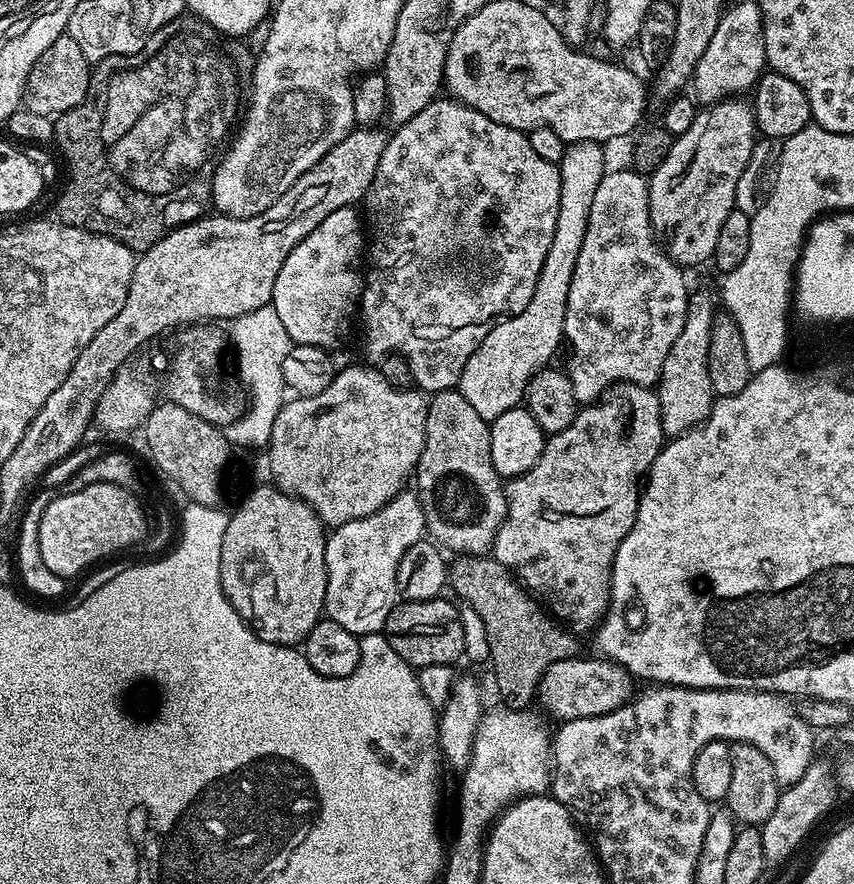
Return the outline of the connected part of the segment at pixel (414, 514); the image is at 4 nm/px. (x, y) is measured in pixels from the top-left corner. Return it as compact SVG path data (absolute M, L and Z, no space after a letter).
M405 490L374 514L370 514L366 518L358 518L354 522L335 525L333 532L336 533L333 536L331 533L324 542L326 570L328 571L326 598L324 599L324 611L327 619L338 622L338 626L350 630L350 634L359 637L369 636L375 632L383 633L392 609L398 603L396 591L398 562L402 562L402 554L406 554L406 550L410 550L410 546L414 546L426 536L424 511L420 505L420 499L416 497L415 491Z

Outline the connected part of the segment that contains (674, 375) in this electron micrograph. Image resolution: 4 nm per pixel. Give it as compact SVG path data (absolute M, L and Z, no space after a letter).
M696 290L688 293L688 317L682 326L682 334L670 346L670 354L666 354L666 362L662 362L662 370L658 381L660 397L660 413L662 414L662 430L665 437L681 436L704 422L710 414L714 403L712 379L708 373L708 347L712 337L712 304L704 292Z

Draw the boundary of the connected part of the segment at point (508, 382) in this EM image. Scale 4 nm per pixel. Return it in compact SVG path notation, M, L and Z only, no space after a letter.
M584 140L565 147L563 158L558 165L560 169L558 219L555 223L554 238L550 242L550 250L546 250L542 270L538 274L534 298L530 298L526 310L493 323L487 329L489 332L479 337L480 349L470 354L470 362L466 362L462 370L458 391L486 421L494 421L498 418L498 414L506 414L506 410L521 407L532 375L541 368L549 367L551 360L548 359L559 350L560 344L562 348L566 302L570 294L574 266L578 266L582 238L586 238L586 226L594 193L608 166L602 148L603 145L599 141L592 140Z

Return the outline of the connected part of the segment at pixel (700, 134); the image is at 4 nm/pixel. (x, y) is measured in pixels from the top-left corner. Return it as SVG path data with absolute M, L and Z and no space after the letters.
M744 98L718 100L697 111L690 130L673 139L670 154L650 173L649 220L675 264L689 266L715 257L722 222L736 207L738 178L757 139L751 103Z

